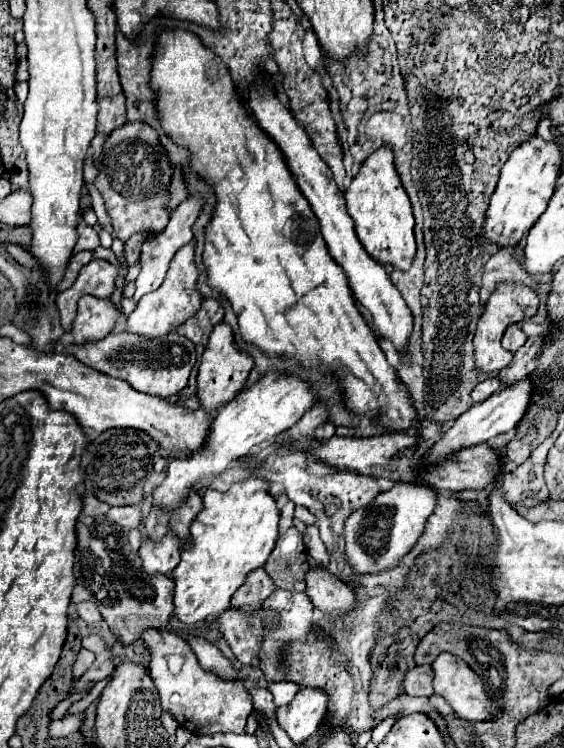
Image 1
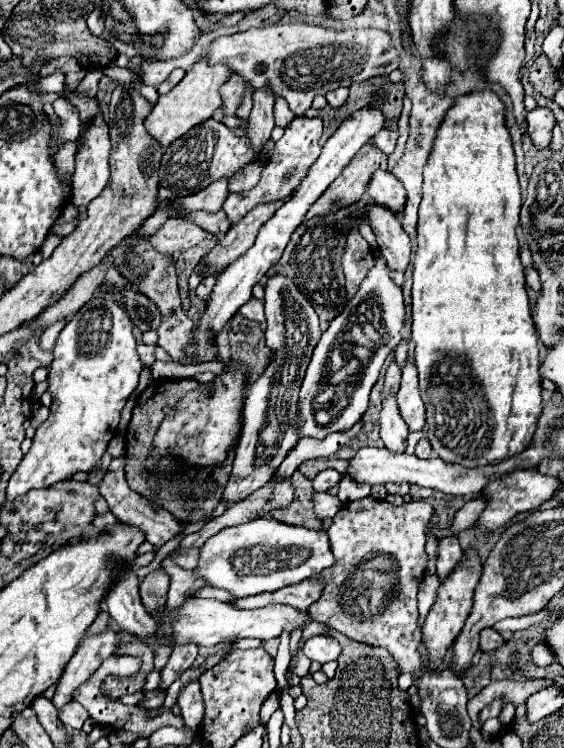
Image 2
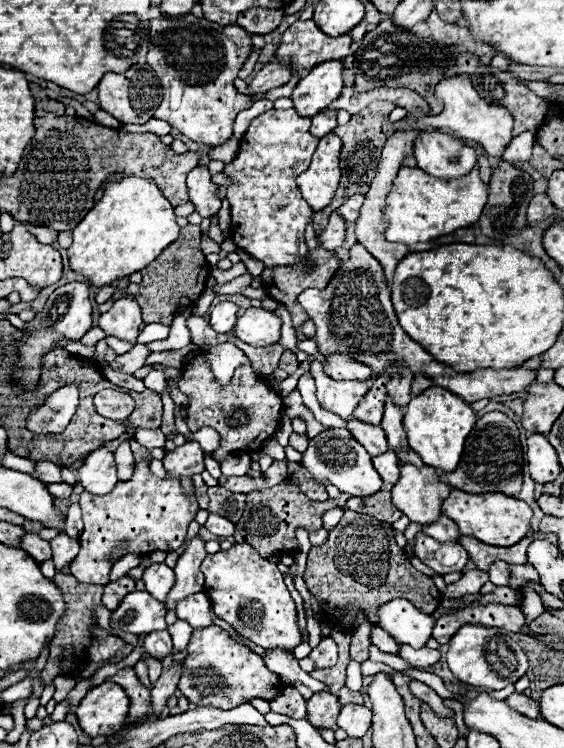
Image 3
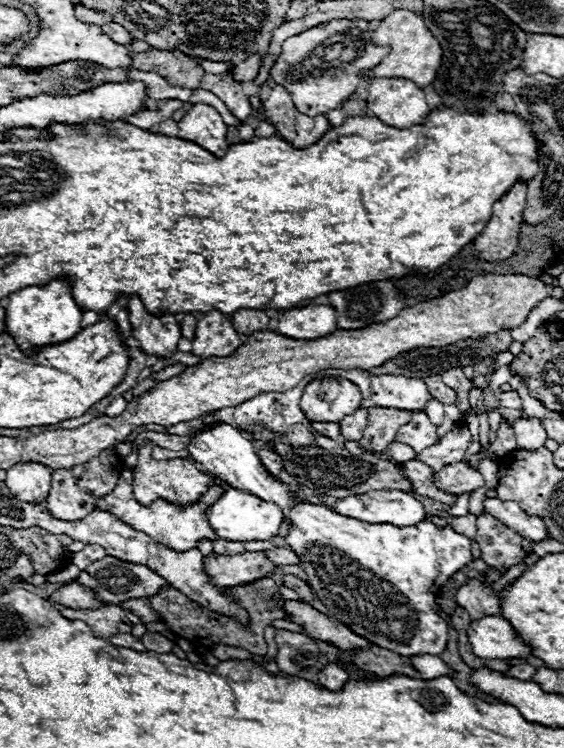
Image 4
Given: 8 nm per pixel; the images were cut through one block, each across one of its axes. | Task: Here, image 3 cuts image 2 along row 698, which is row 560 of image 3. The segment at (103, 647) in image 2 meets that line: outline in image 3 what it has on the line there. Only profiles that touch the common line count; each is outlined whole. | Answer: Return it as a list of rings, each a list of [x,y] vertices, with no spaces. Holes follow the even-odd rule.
[[[58,534],[56,538],[50,540],[50,548],[52,548],[52,560],[54,560],[56,570],[62,570],[76,558],[80,544],[78,544],[78,540],[68,538],[66,534]]]

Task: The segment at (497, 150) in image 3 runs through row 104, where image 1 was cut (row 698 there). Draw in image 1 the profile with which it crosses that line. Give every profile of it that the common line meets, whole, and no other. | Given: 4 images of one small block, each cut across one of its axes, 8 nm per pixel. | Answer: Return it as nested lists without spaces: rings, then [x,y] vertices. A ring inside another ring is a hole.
[[[444,652],[434,660],[432,668],[434,668],[434,692],[440,694],[460,718],[474,722],[484,722],[486,718],[500,718],[502,706],[498,706],[494,700],[488,698],[482,678],[462,658]]]

